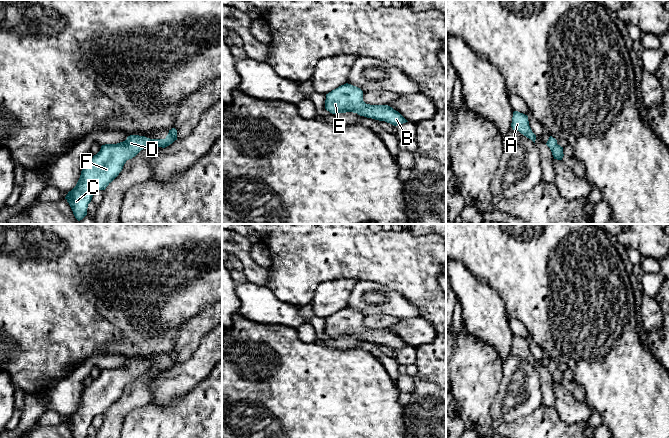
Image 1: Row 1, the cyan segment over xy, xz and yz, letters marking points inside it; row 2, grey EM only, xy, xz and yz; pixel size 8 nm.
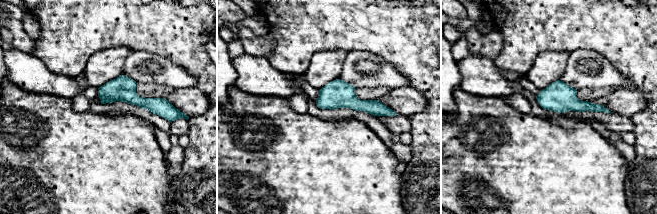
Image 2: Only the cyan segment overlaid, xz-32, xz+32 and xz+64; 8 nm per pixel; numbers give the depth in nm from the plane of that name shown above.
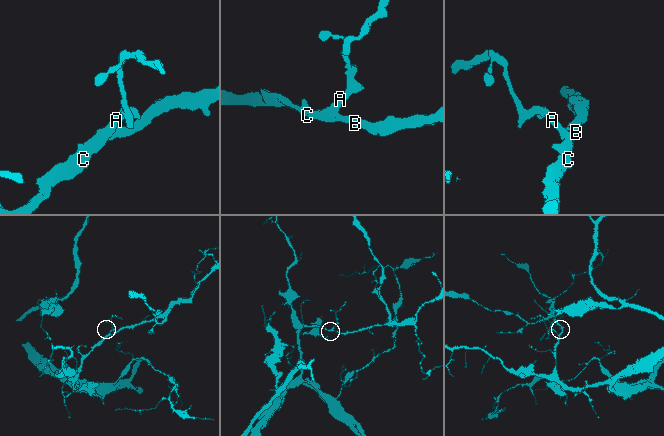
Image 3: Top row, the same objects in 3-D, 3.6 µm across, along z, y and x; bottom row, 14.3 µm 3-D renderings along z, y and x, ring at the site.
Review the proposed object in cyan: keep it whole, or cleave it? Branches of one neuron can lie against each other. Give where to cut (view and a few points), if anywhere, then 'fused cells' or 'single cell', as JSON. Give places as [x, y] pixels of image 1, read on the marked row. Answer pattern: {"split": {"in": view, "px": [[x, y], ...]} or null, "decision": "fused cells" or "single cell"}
{"split": null, "decision": "single cell"}

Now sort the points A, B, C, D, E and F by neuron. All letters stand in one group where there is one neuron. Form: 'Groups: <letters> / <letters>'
Groups: A B C D E F

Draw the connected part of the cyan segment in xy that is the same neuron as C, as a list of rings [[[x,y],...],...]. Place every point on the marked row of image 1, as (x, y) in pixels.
[[[172,128],[165,139],[130,135],[123,142],[102,145],[100,151],[85,163],[76,186],[65,197],[75,218],[80,221],[87,215],[88,204],[94,193],[105,190],[122,171],[127,160],[147,147],[165,148],[175,140],[177,130]]]

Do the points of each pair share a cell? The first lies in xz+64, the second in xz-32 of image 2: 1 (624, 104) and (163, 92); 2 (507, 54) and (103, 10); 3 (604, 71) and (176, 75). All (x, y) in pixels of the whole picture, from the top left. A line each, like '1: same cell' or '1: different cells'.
1: different cells
2: same cell
3: same cell

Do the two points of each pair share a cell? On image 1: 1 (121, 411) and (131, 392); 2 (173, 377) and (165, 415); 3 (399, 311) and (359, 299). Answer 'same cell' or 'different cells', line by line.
1: same cell
2: different cells
3: same cell

